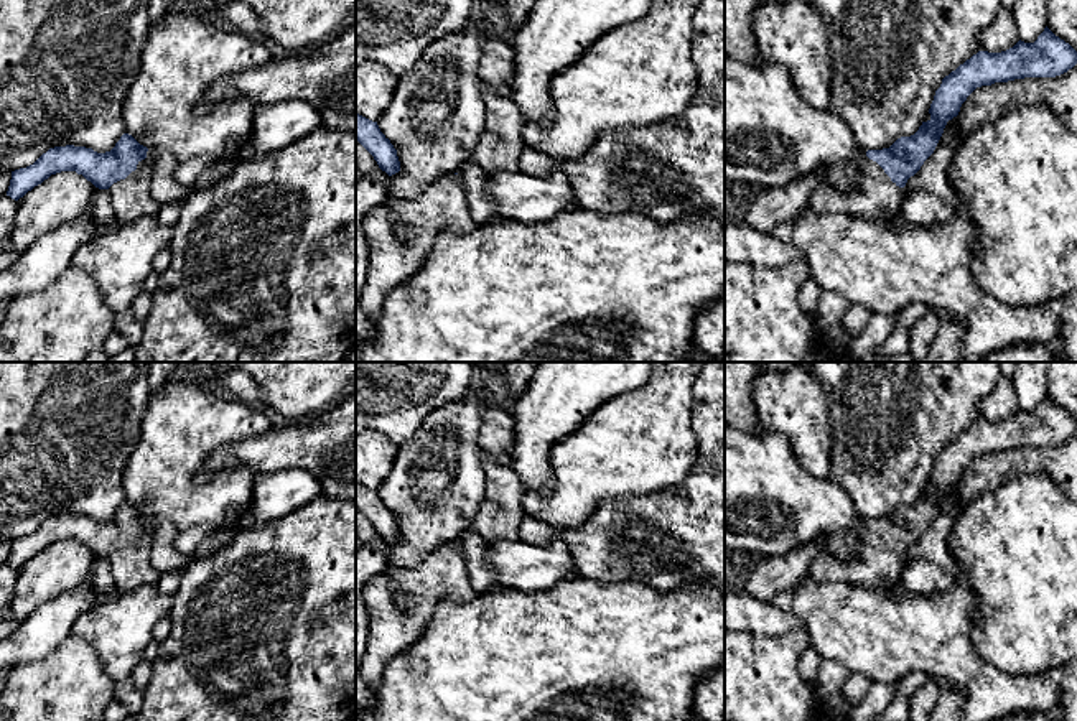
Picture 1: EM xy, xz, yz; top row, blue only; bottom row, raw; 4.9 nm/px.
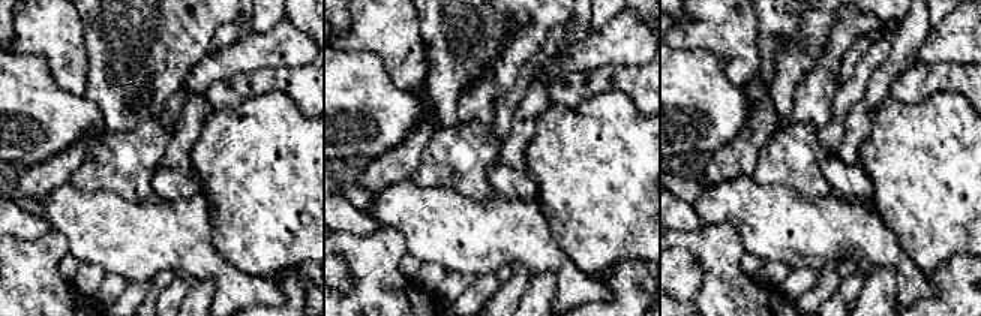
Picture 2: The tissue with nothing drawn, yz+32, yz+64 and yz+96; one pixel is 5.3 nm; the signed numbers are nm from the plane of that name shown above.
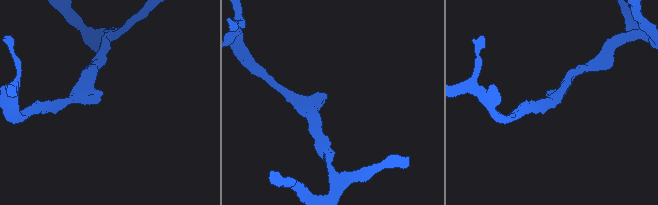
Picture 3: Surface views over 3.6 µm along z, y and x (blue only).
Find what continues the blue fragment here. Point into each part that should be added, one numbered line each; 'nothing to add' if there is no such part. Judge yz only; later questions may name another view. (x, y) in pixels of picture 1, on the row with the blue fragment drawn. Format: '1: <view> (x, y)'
1: yz (875, 193)

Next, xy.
1: xy (132, 198)

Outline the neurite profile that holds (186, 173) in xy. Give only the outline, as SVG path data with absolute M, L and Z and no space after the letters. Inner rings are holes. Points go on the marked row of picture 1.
M204 158L178 163L175 179L186 189L191 189L206 166L207 160Z

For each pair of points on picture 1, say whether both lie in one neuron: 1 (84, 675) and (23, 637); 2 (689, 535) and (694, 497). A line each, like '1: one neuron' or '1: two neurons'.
1: two neurons
2: one neuron

